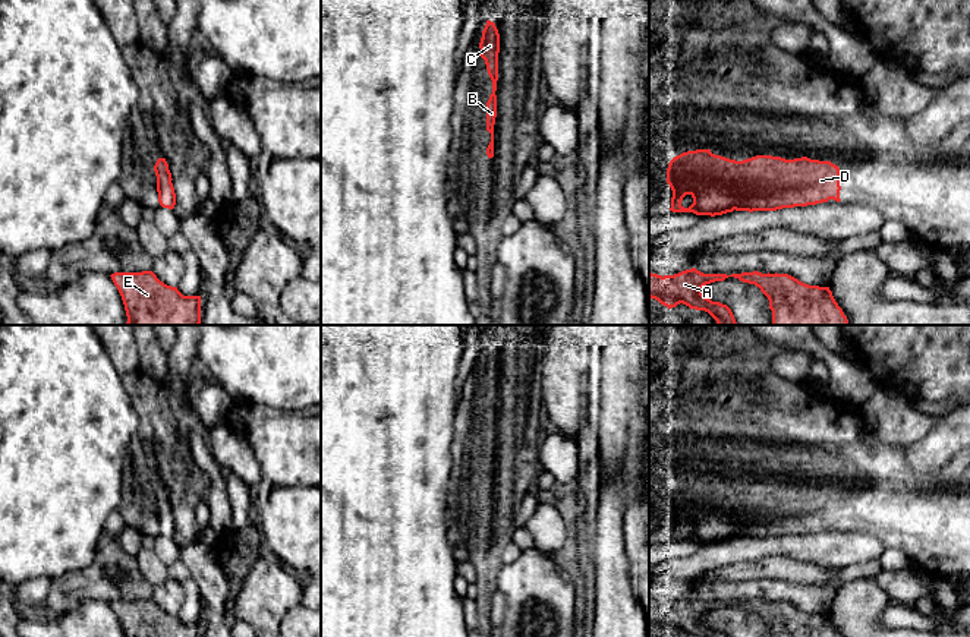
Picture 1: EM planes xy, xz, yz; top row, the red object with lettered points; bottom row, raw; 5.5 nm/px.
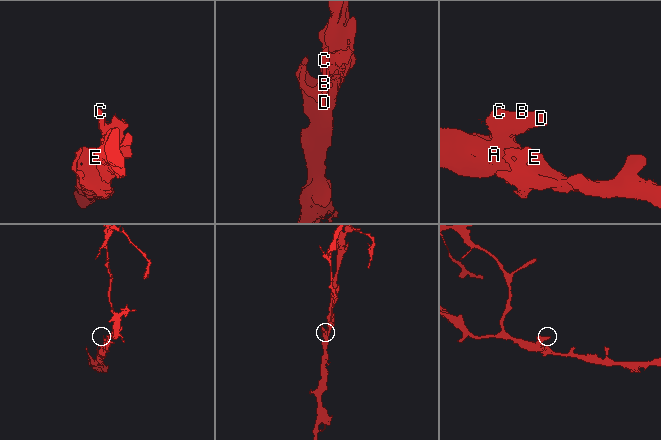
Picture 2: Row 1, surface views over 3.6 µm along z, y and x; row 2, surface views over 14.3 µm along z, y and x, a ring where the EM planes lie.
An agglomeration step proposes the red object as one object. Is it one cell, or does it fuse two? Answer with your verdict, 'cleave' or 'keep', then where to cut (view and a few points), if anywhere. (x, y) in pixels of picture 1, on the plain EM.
keep; cut none

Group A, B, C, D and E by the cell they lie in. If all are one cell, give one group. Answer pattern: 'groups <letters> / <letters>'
groups A B C D E

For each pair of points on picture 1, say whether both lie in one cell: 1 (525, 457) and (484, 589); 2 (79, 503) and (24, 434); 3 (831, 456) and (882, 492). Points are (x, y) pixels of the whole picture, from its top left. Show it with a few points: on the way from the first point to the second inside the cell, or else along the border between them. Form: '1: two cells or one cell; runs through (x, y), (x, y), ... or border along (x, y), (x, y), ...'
1: one cell; runs through (506, 489), (501, 535), (487, 551), (487, 557)
2: one cell; runs through (62, 485), (28, 451)
3: one cell; runs through (844, 457), (869, 479)

